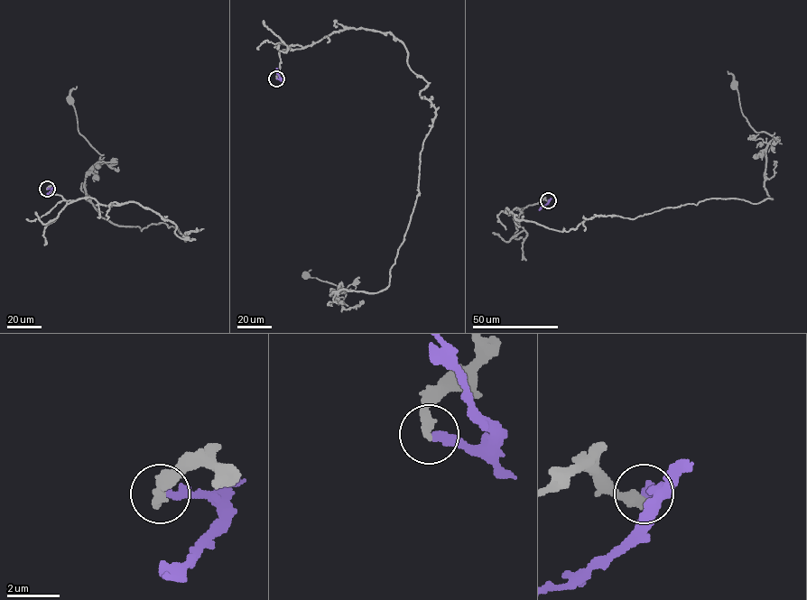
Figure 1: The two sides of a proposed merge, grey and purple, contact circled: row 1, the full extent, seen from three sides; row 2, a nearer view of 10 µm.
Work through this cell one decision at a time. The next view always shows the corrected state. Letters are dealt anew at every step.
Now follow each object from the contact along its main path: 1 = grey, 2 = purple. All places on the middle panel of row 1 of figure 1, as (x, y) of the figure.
1: (276, 78), (280, 51), (389, 32), (435, 109), (389, 284), (329, 295), (344, 304), (306, 274)
2: (276, 78), (281, 78), (275, 68)

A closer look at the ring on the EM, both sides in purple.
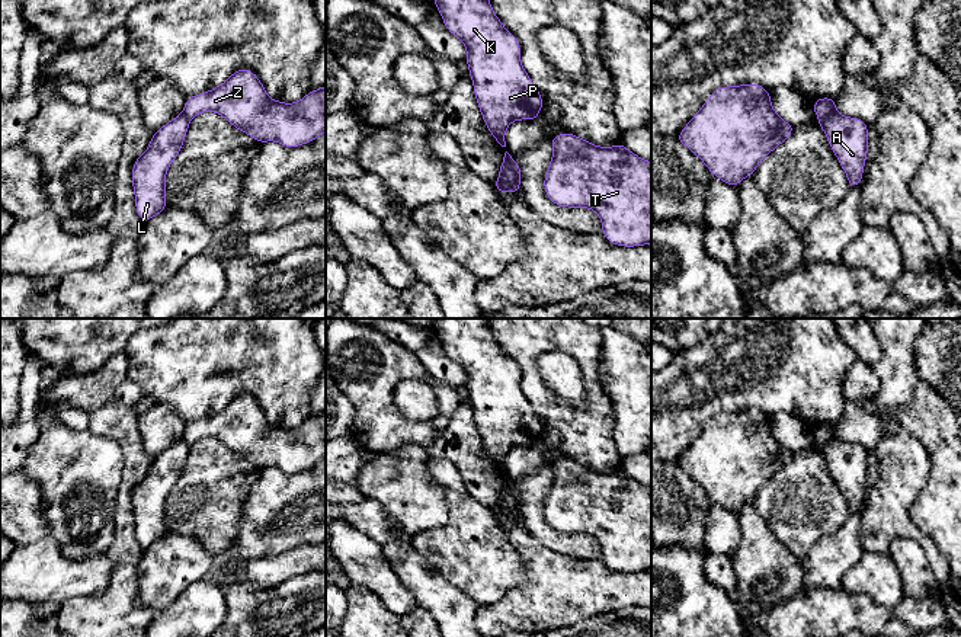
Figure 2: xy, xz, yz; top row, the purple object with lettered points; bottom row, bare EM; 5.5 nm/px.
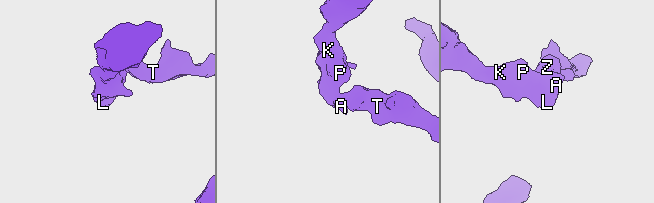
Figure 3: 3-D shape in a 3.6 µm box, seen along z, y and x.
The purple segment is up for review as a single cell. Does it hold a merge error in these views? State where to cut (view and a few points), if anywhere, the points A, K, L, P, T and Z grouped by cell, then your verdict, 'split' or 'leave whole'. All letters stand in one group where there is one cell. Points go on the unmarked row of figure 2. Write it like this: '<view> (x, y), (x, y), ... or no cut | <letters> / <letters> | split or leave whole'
yz (836, 438), (819, 444) | A K L P / T Z | split

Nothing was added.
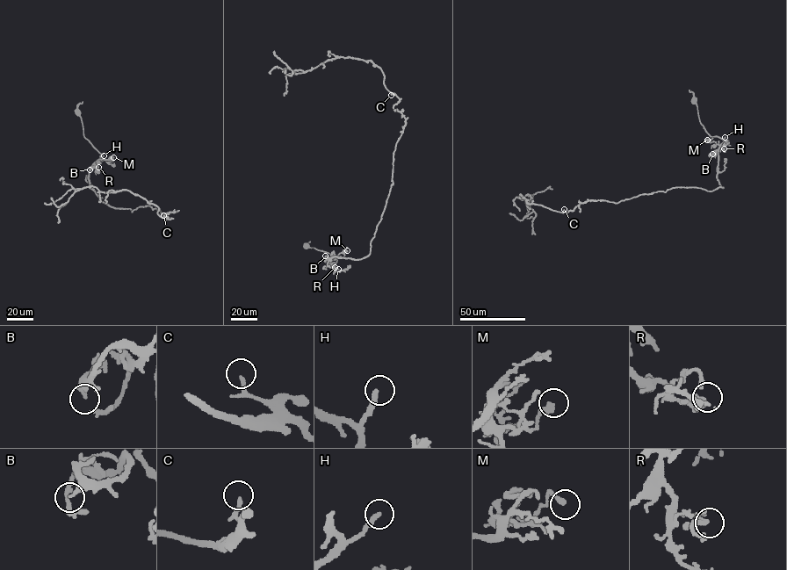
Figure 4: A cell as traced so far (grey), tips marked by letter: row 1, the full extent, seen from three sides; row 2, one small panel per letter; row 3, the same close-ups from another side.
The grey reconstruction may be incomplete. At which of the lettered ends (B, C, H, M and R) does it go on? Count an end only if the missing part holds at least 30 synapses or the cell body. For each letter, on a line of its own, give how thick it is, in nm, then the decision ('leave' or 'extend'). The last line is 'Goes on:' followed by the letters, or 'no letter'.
B: 280 nm thick; leave
C: 130 nm thick; leave
H: 240 nm thick; extend
M: 200 nm thick; leave
R: 140 nm thick; leave
Goes on: H

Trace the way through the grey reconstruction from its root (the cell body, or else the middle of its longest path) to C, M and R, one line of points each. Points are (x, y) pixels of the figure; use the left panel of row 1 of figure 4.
C: (77, 111), (84, 136), (103, 154), (88, 176), (99, 198), (132, 212), (176, 211), (163, 215)
M: (77, 111), (84, 136), (103, 154), (96, 162), (113, 157)
R: (77, 111), (84, 136), (103, 154), (96, 162), (98, 167)

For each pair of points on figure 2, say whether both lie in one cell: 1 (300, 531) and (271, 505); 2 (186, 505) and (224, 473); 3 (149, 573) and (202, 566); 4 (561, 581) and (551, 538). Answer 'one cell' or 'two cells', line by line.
1: one cell
2: one cell
3: one cell
4: two cells

